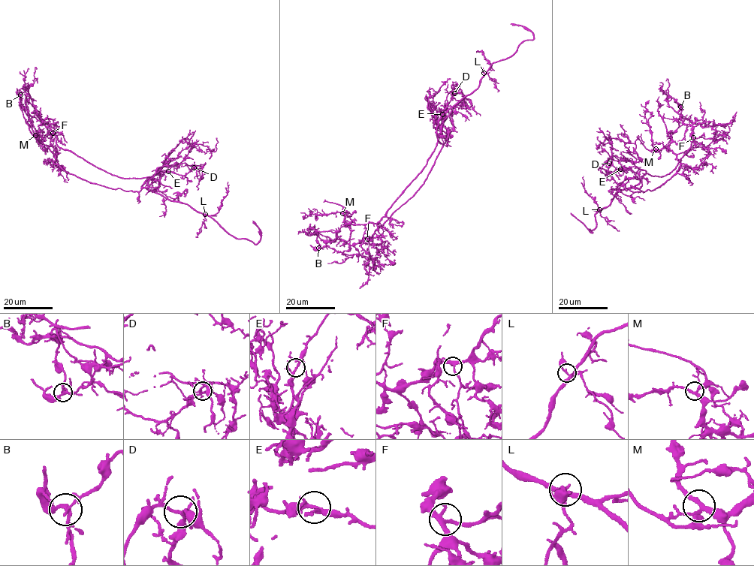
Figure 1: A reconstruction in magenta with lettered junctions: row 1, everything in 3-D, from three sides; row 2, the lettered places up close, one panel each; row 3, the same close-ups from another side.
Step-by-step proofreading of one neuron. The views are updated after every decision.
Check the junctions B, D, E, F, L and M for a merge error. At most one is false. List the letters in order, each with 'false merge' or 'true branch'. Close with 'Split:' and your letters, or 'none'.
B: false merge
D: true branch
E: true branch
F: true branch
L: true branch
M: true branch
Split: B

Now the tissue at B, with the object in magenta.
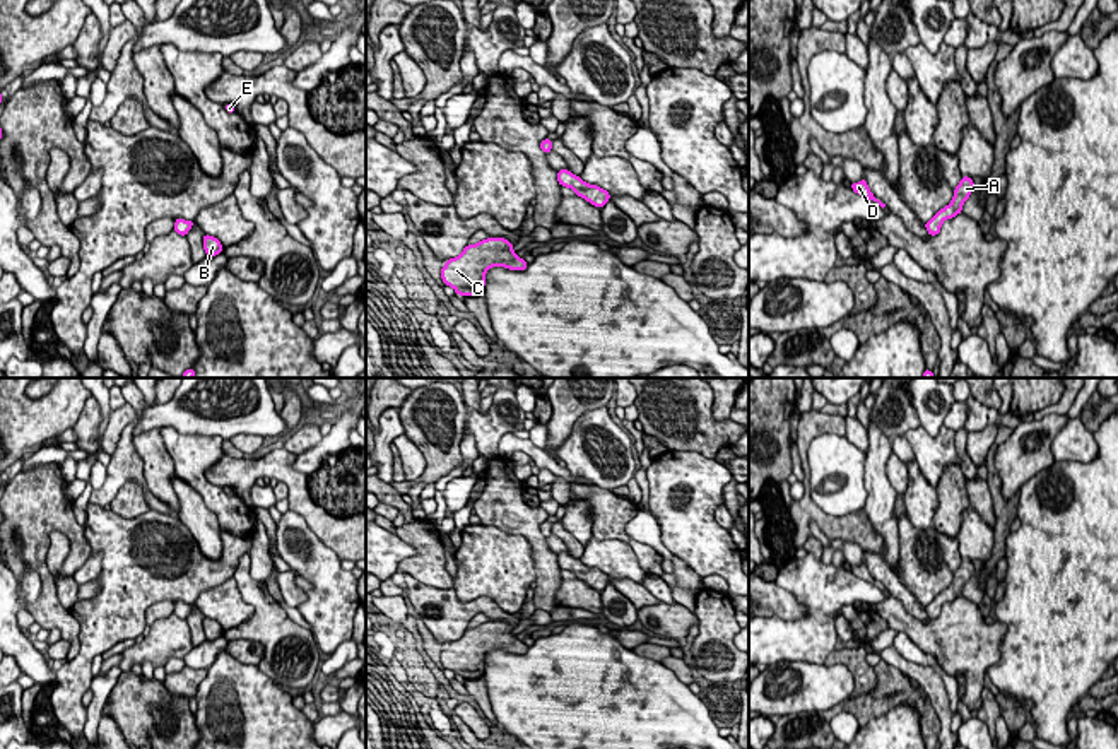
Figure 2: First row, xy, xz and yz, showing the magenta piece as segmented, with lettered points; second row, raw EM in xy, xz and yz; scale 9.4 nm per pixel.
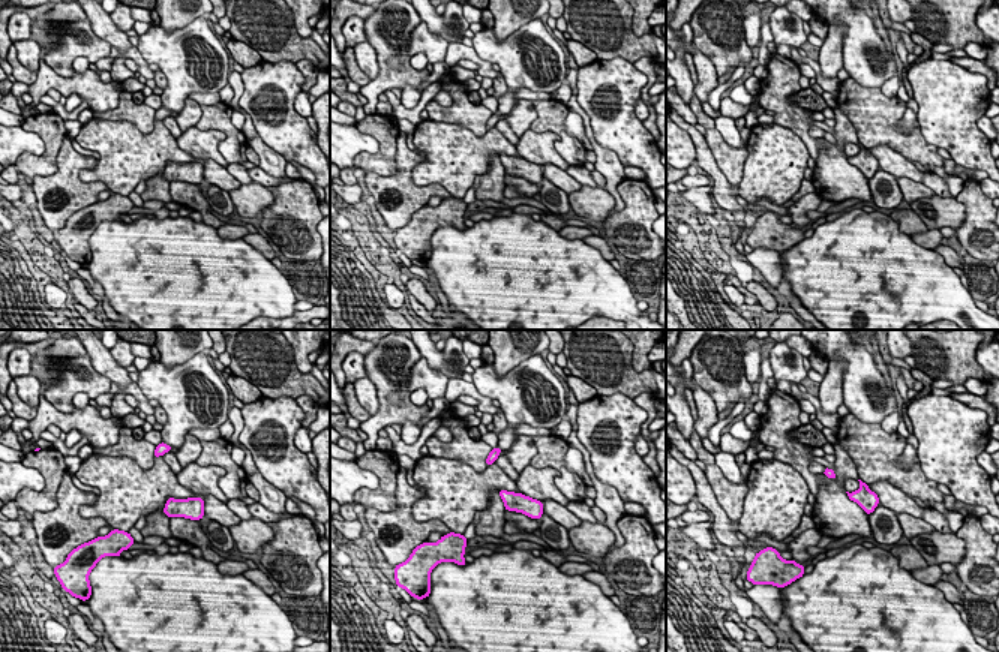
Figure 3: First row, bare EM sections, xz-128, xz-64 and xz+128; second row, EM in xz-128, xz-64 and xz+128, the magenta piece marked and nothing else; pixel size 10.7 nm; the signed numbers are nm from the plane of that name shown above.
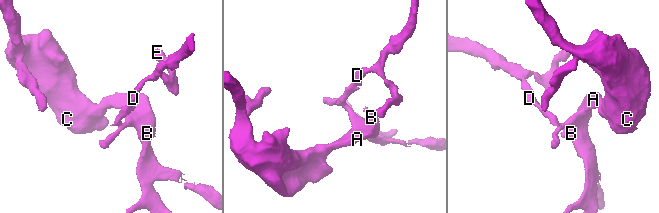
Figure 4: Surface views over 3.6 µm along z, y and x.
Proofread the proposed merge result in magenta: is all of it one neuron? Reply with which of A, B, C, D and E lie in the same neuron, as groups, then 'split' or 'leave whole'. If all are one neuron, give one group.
A B C / D E | split

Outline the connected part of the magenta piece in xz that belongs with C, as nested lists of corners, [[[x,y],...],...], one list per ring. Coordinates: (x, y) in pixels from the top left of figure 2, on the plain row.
[[[487,621],[477,628],[467,628],[458,640],[450,641],[441,652],[443,667],[453,670],[458,679],[484,677],[489,652],[504,650],[521,655],[528,650],[513,634],[513,629],[506,621]]]

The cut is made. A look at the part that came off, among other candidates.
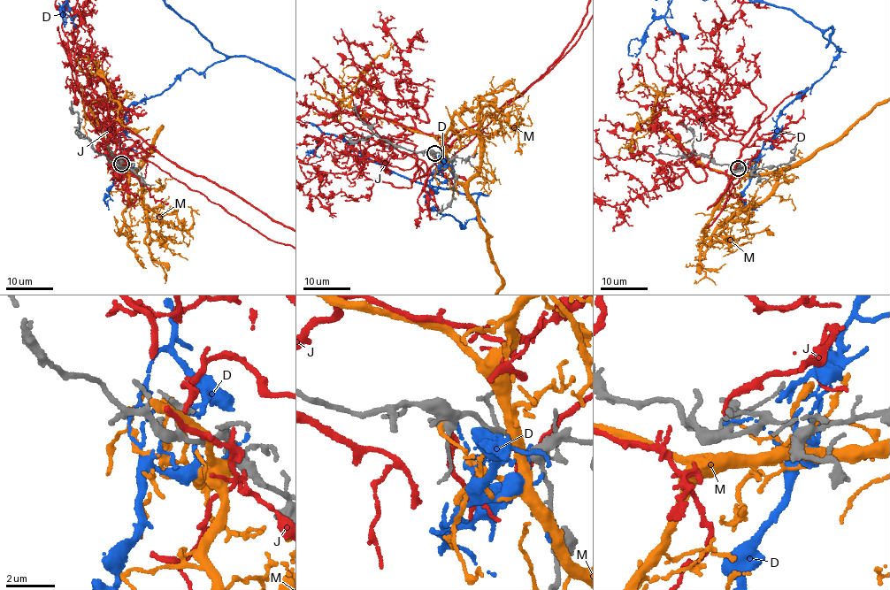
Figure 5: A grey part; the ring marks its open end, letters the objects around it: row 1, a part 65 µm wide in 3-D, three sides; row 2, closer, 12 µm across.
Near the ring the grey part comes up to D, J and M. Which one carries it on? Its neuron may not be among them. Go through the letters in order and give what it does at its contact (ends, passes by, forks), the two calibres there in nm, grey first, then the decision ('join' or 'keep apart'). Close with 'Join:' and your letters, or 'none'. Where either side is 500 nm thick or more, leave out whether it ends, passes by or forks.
D: it ends | 340/120 nm | keep apart
J: it ends | 280/200 nm | join
M: it ends | 320/170 nm | keep apart
Join: J

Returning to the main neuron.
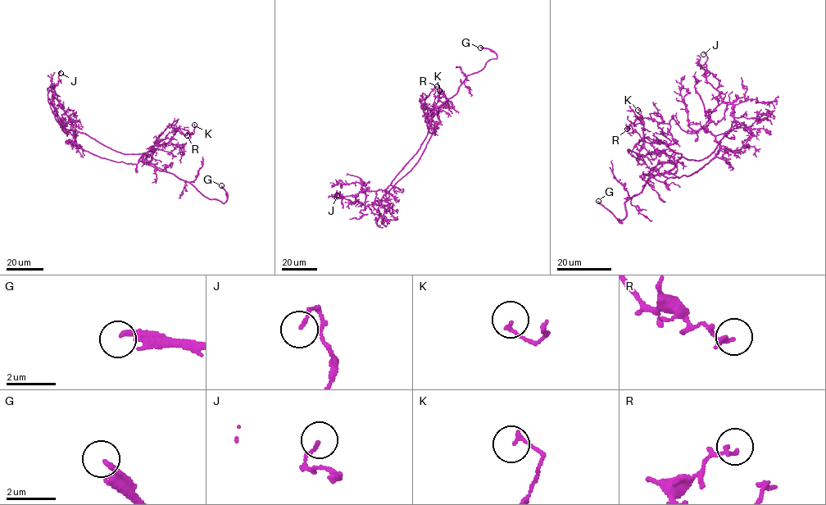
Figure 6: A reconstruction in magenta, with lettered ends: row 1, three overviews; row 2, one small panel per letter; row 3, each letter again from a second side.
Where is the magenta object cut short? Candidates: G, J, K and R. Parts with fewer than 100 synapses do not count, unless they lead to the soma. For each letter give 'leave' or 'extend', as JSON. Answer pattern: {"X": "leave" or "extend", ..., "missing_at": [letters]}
{"G": "extend", "J": "leave", "K": "leave", "R": "leave", "missing_at": ["G"]}

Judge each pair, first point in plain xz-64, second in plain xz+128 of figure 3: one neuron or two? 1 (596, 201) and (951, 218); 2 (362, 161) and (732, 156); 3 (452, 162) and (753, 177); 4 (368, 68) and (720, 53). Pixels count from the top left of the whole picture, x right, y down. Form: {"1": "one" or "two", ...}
{"1": "one", "2": "one", "3": "one", "4": "two"}

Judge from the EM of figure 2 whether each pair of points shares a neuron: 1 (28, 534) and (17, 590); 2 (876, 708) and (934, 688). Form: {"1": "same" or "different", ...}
{"1": "different", "2": "different"}

